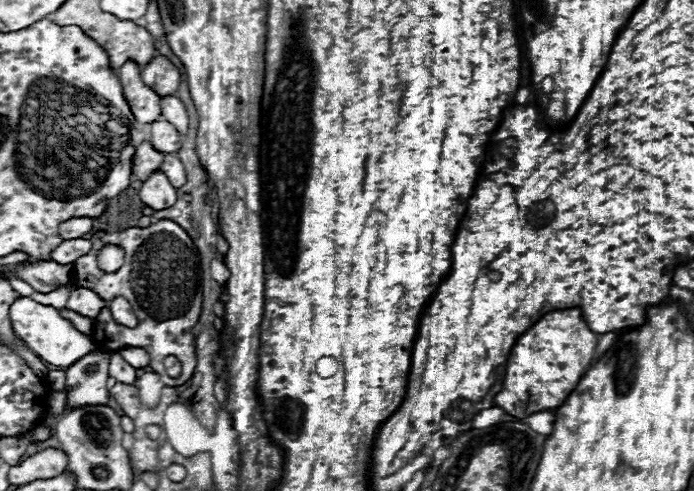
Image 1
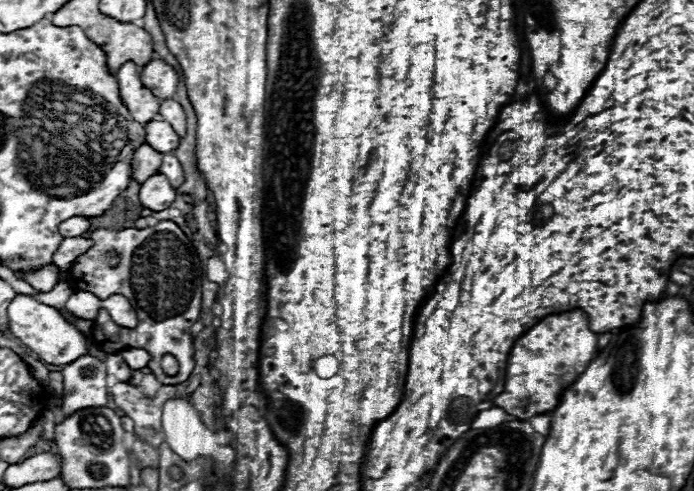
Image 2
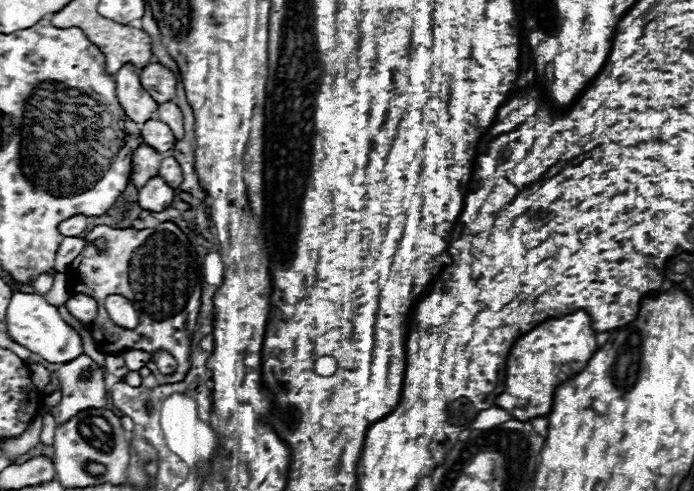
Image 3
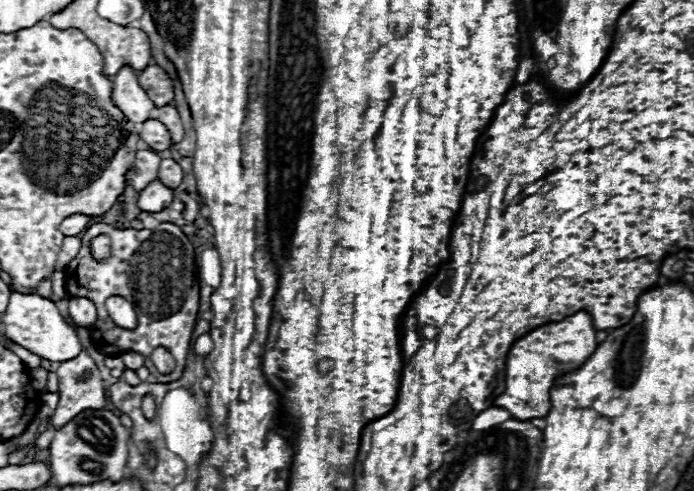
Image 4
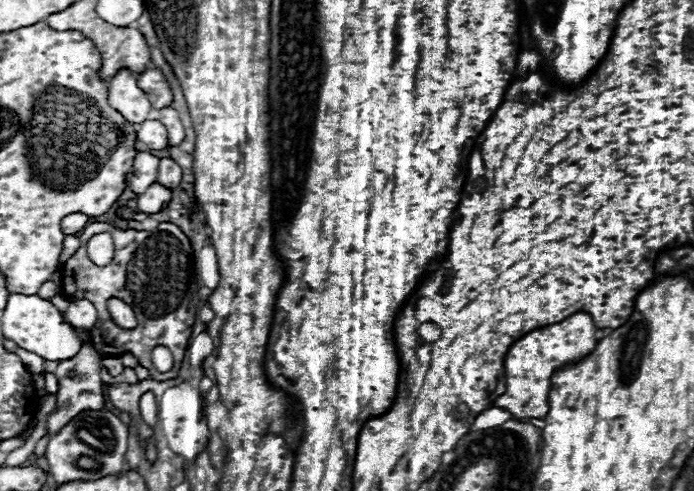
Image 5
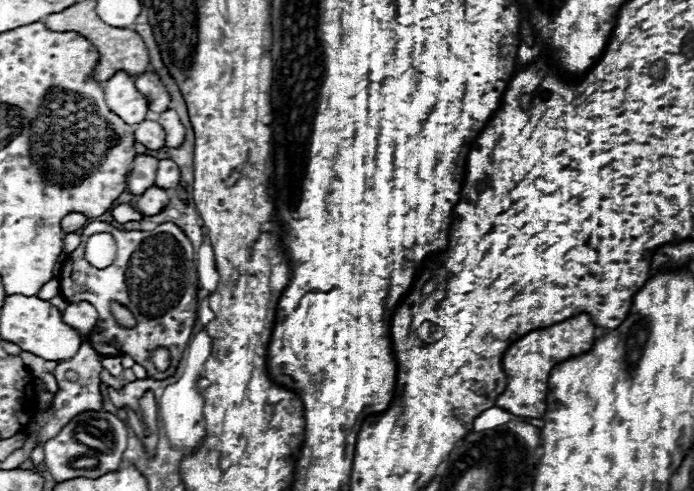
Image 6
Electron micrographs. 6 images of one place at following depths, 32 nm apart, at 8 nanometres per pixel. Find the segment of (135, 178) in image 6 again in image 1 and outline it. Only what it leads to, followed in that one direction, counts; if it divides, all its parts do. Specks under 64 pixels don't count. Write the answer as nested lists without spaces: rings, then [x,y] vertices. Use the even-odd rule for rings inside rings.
[[[142,142],[134,154],[132,162],[132,172],[138,180],[146,180],[154,170],[160,168],[162,164],[162,152],[158,152],[150,142]]]

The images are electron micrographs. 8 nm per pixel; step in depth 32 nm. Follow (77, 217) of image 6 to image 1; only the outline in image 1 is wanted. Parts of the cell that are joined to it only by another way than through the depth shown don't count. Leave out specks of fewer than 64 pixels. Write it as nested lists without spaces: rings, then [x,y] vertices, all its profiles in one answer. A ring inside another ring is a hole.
[[[70,218],[60,224],[58,232],[64,240],[72,240],[72,238],[84,238],[86,234],[92,232],[92,228],[94,228],[92,218]]]

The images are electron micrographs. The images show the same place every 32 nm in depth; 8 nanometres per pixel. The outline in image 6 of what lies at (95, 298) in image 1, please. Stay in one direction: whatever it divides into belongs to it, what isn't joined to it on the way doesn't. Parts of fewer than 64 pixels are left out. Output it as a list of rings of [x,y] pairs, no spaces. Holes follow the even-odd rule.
[[[82,300],[82,302],[70,302],[68,308],[62,312],[62,318],[66,324],[74,326],[82,336],[86,336],[96,326],[98,312],[90,302]]]

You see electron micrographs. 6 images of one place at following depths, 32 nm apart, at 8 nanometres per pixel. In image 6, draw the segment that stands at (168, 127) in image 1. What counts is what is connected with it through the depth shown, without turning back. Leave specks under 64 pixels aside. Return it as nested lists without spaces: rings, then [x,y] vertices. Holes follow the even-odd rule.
[[[144,120],[144,122],[136,124],[134,138],[136,138],[136,142],[144,144],[150,150],[160,150],[166,144],[164,128],[162,128],[162,124],[158,124],[154,120]]]

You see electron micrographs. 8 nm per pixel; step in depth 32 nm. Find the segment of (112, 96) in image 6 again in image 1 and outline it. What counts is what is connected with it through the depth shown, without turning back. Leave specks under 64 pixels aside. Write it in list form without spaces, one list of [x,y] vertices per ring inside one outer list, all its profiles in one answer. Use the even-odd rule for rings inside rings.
[[[128,60],[124,66],[118,68],[118,78],[134,118],[138,118],[138,122],[142,124],[148,124],[158,120],[162,108],[160,108],[160,96],[142,82],[140,70],[142,68],[134,60]]]

